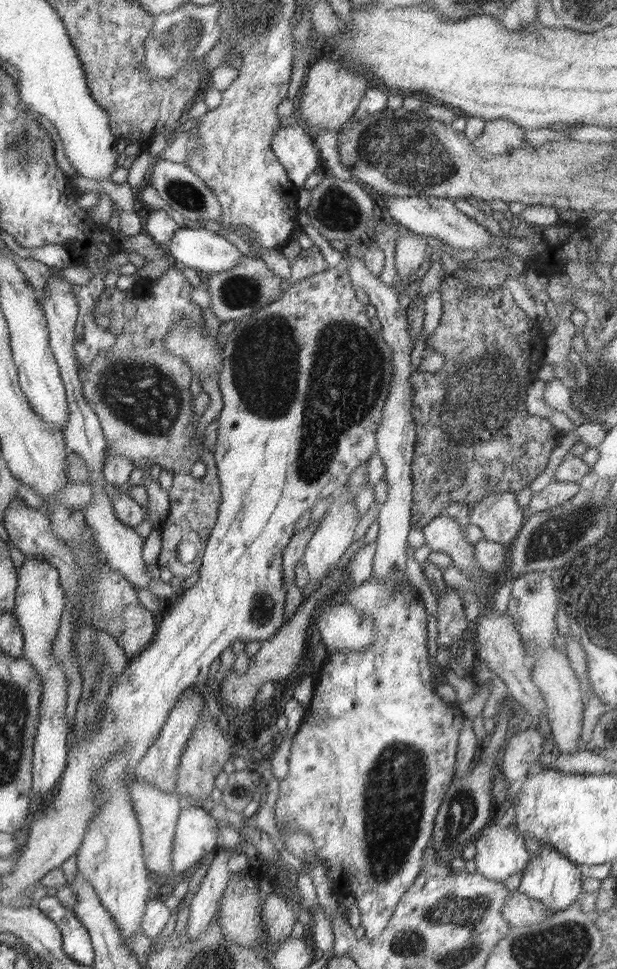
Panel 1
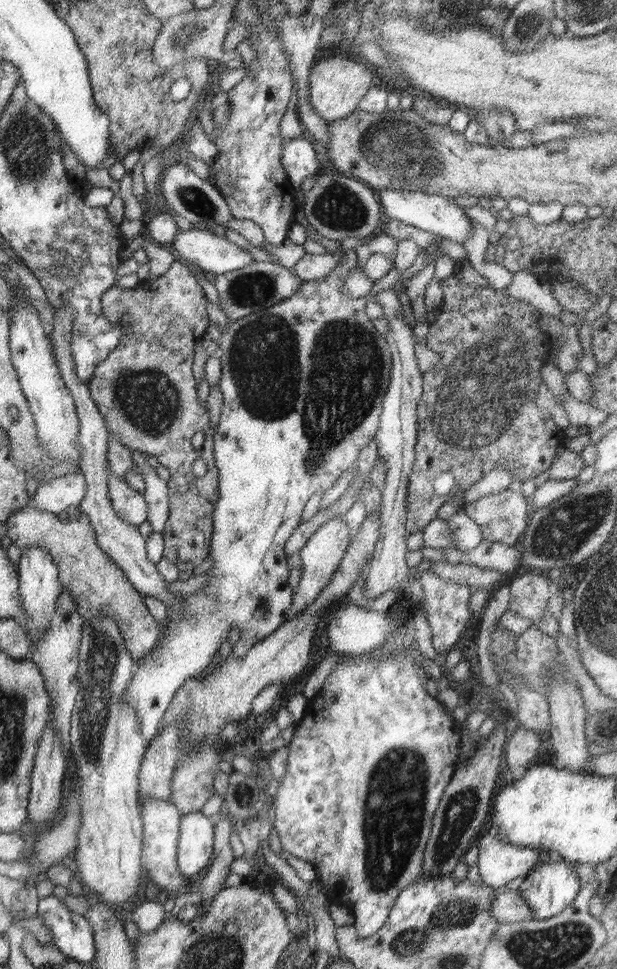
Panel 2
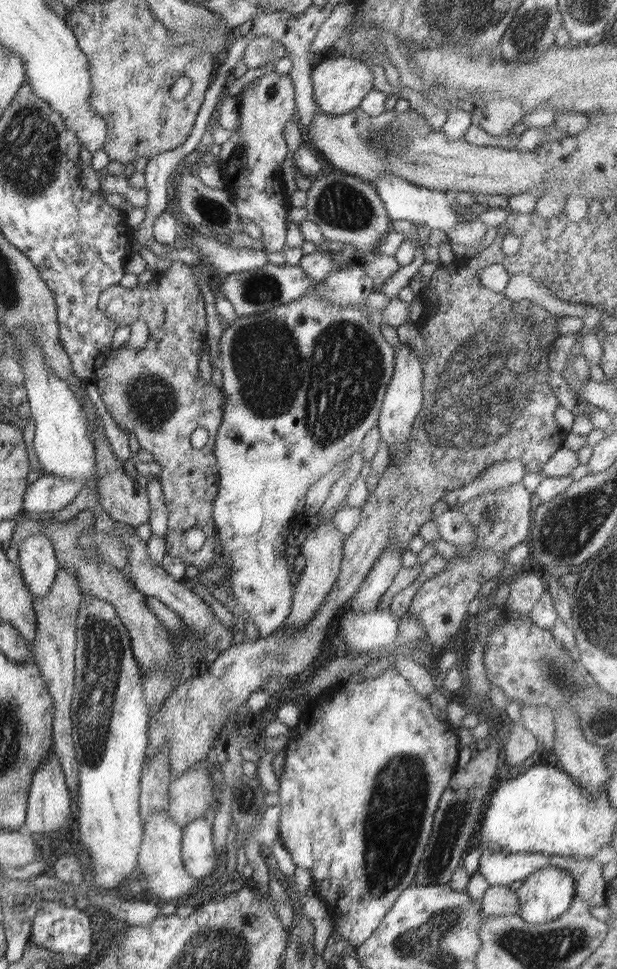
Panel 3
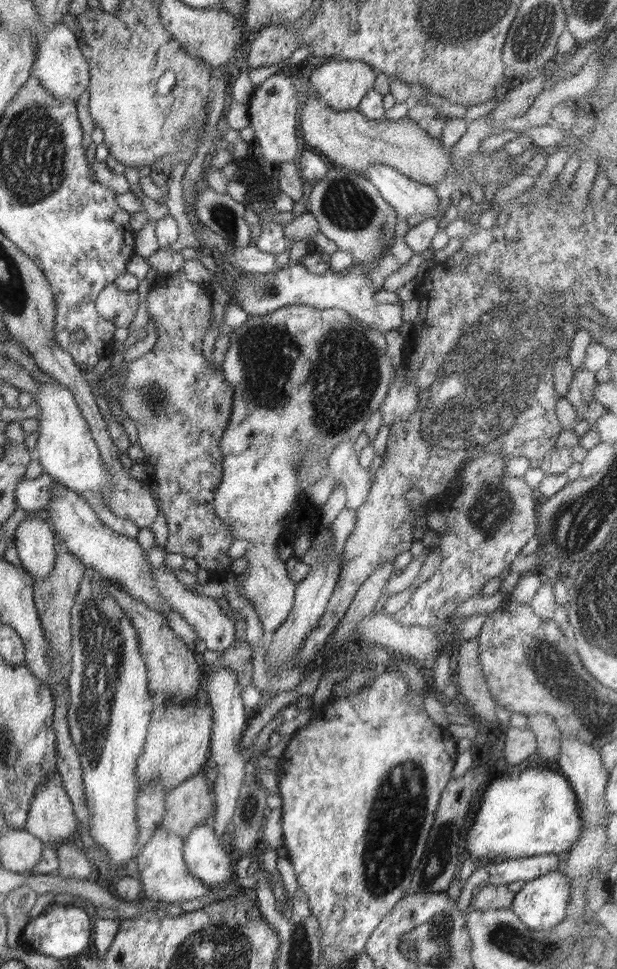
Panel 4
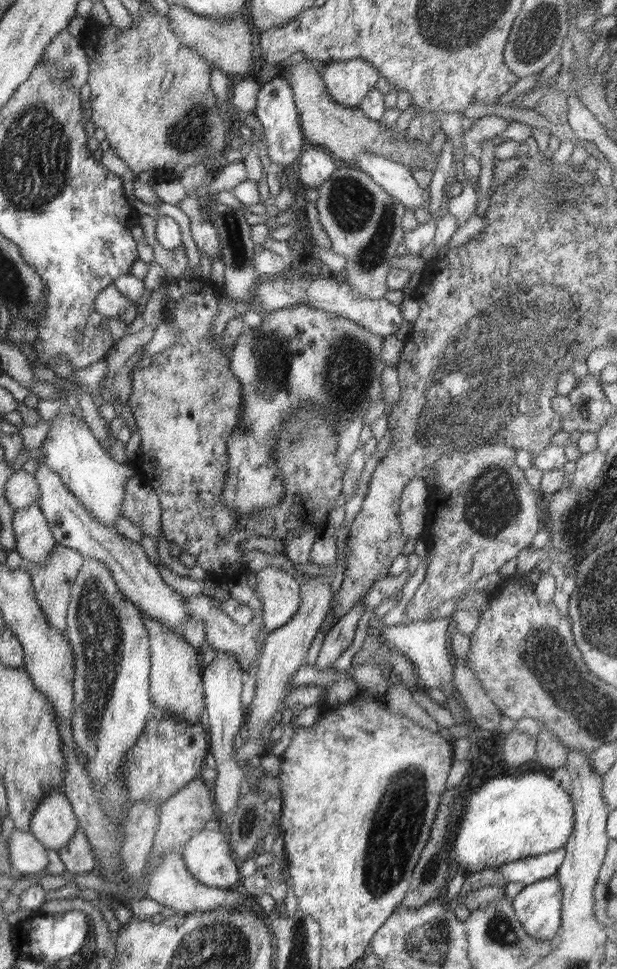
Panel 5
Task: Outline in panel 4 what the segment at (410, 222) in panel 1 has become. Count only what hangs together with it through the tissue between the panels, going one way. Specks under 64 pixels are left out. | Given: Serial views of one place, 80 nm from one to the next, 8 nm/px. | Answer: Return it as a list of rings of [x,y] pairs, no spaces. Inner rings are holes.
[[[370,164],[366,178],[376,186],[383,199],[394,207],[397,218],[421,214],[427,218],[444,216],[438,209],[437,191],[416,182],[387,164]]]

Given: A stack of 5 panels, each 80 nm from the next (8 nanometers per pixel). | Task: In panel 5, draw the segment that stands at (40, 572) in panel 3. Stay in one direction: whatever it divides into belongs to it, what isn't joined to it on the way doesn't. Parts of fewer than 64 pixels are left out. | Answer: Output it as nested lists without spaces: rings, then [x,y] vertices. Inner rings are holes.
[[[35,502],[32,506],[17,509],[12,524],[16,552],[23,561],[44,566],[57,542],[40,505]]]

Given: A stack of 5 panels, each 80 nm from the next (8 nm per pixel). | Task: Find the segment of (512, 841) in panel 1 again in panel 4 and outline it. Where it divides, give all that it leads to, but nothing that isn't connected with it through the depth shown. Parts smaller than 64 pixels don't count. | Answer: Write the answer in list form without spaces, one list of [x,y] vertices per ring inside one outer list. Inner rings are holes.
[[[544,854],[516,858],[501,862],[490,862],[484,868],[488,871],[490,885],[509,885],[516,880],[530,882],[552,870],[558,870],[562,856]]]

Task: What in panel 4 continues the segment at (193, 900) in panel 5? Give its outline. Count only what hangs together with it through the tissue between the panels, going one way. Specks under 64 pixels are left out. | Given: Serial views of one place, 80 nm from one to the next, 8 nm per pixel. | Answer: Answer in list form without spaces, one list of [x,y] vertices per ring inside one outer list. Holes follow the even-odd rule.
[[[154,830],[152,839],[146,842],[146,848],[133,860],[133,873],[141,882],[143,898],[146,902],[167,902],[168,906],[186,900],[194,900],[212,894],[213,887],[198,880],[187,868],[183,858],[183,840],[166,830]]]

